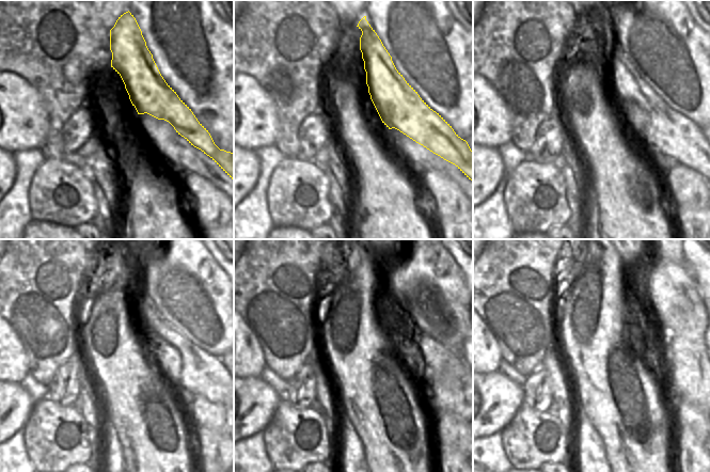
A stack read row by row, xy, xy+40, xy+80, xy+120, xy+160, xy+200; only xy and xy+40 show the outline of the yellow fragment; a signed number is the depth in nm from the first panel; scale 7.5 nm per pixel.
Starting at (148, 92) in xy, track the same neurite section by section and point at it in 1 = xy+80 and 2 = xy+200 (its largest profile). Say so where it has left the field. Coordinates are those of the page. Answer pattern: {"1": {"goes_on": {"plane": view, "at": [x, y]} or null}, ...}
{"1": {"goes_on": {"plane": "xy+80", "at": [660, 127]}}, "2": {"goes_on": {"plane": "xy+200", "at": [676, 375]}}}

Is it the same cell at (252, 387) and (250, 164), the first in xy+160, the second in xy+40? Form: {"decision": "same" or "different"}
{"decision": "same"}

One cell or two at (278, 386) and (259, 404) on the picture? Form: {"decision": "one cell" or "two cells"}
{"decision": "two cells"}

